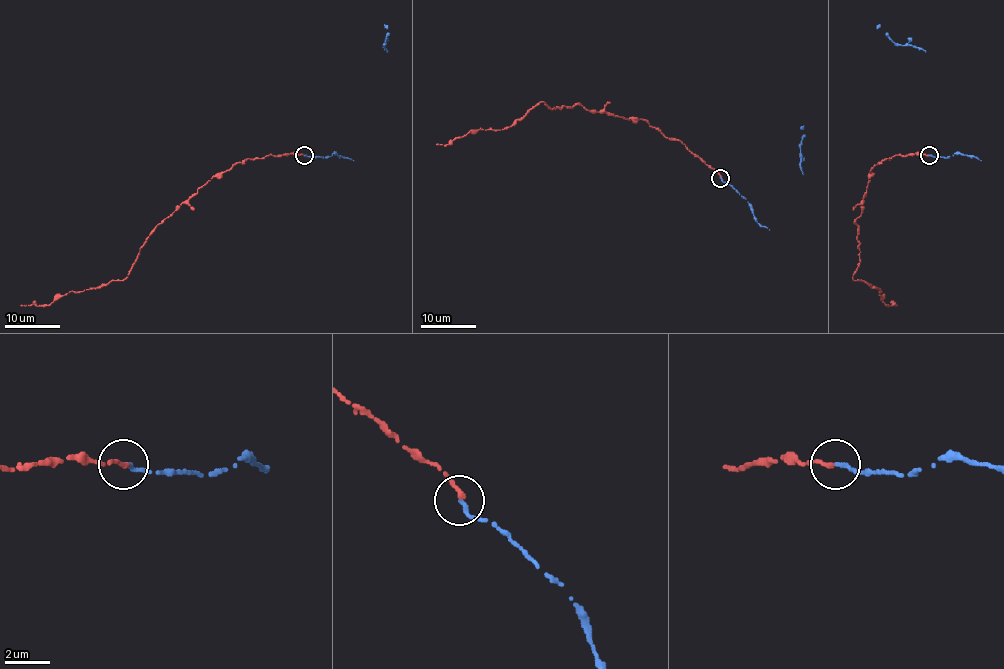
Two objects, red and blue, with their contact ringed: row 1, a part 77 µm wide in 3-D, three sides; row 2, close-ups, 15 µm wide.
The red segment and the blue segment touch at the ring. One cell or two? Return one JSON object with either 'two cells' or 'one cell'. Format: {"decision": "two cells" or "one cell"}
{"decision": "one cell"}

